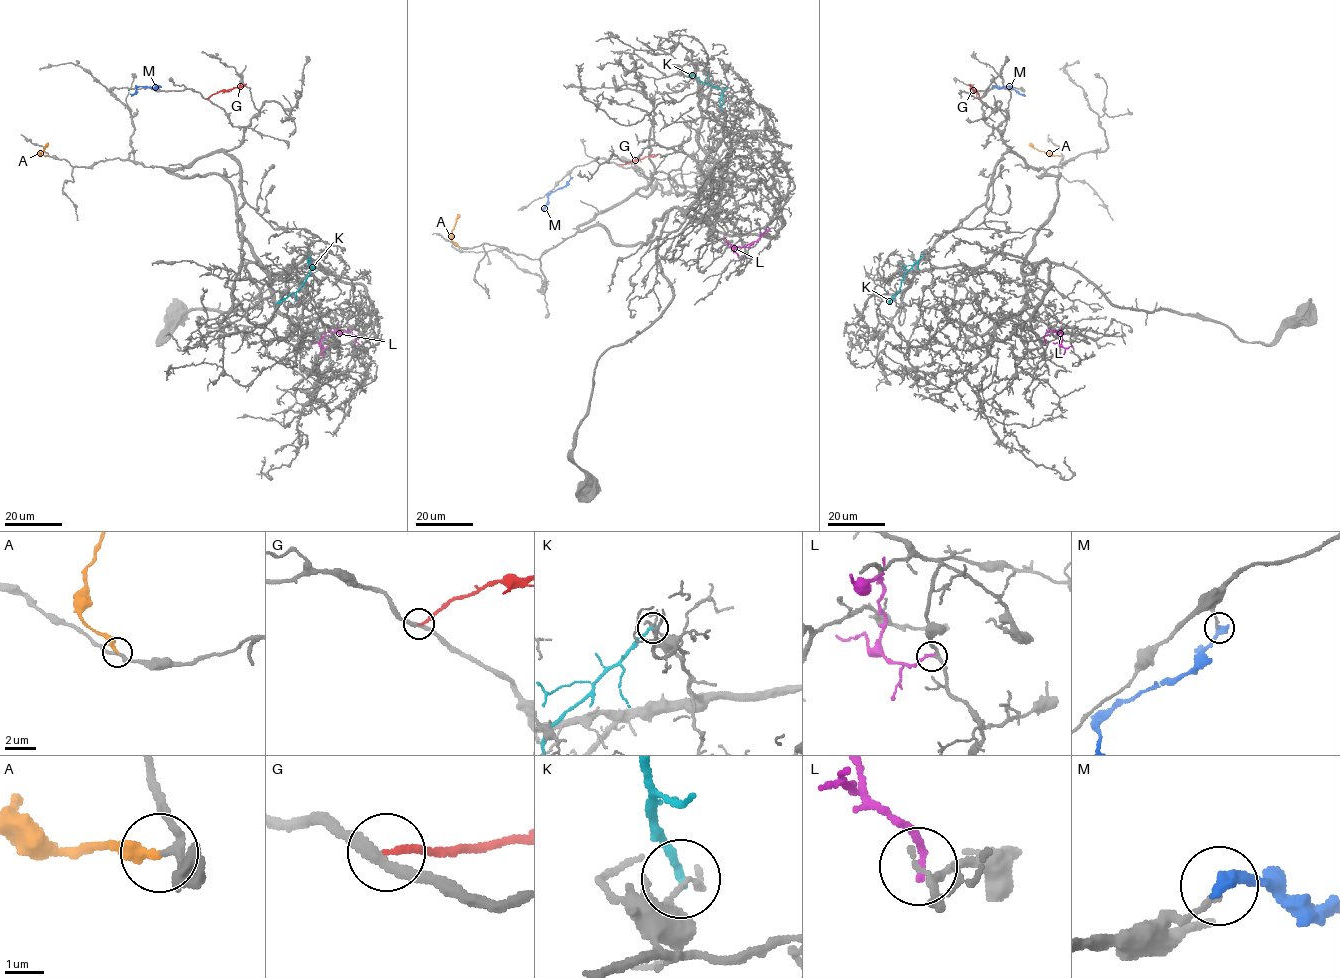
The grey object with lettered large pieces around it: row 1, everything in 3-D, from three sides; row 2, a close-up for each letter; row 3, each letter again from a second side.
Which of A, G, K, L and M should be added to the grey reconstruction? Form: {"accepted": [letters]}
{"accepted": ["A"]}

